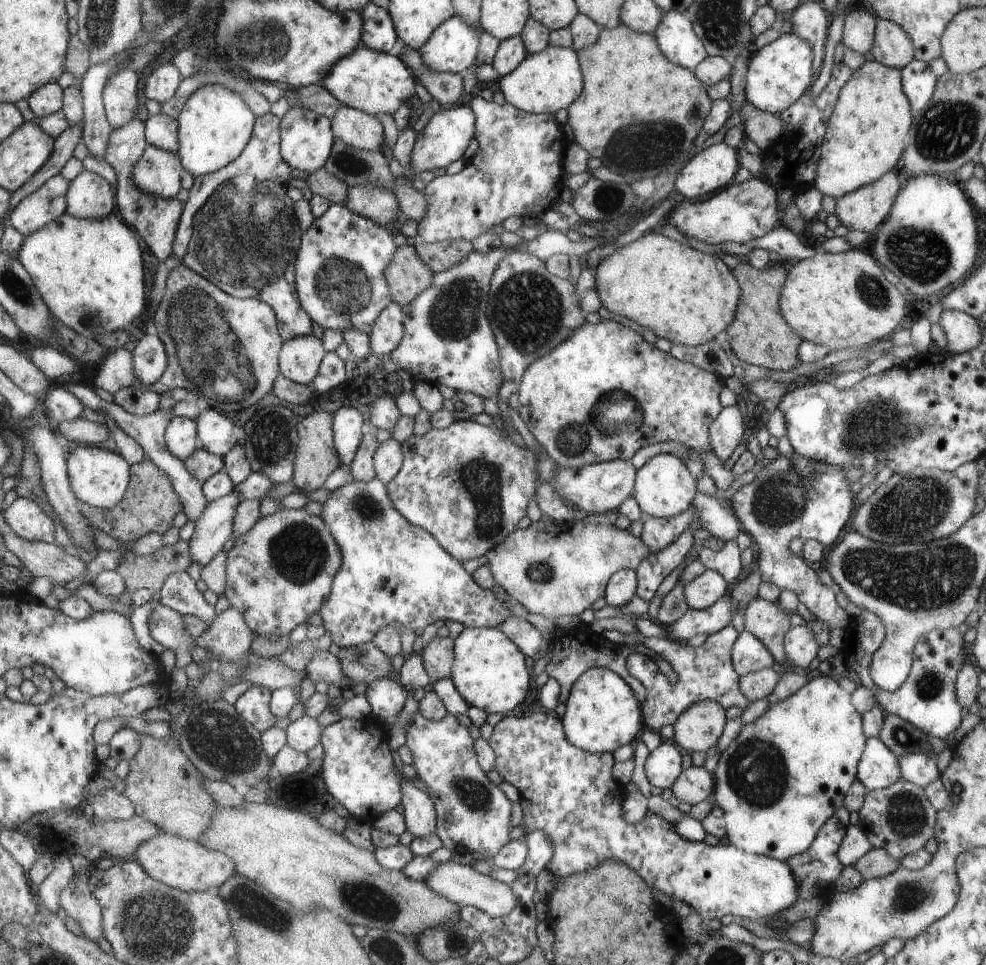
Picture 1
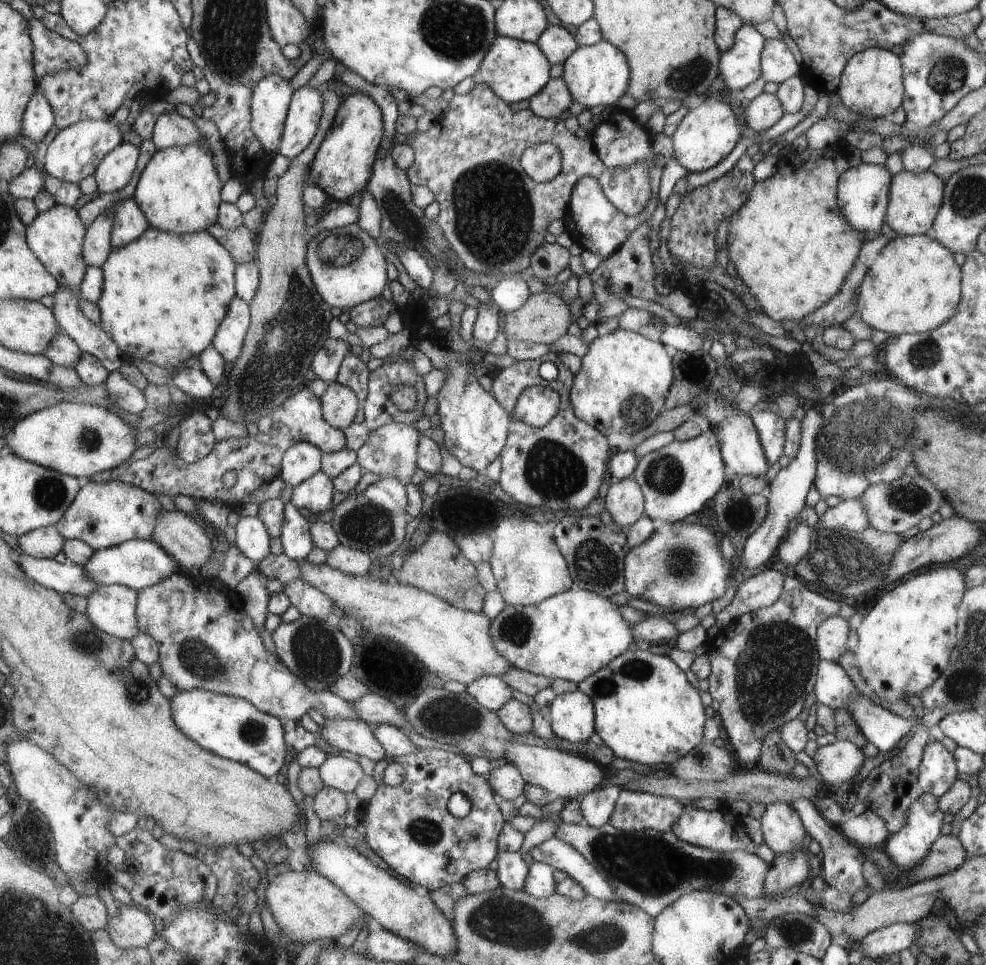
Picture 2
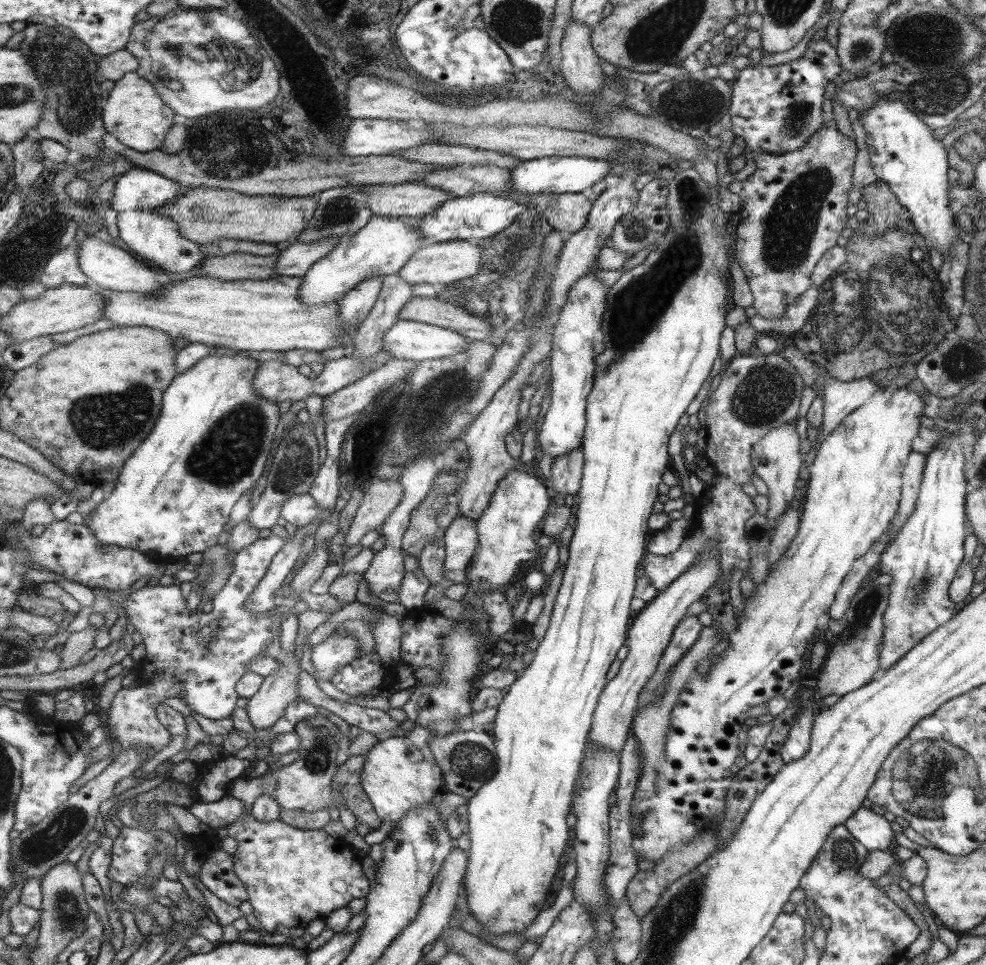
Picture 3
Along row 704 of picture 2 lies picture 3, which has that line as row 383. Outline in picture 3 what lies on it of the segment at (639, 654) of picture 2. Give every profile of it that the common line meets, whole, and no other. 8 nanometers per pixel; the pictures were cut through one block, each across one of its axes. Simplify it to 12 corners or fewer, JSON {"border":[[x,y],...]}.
{"border":[[694,167],[609,291],[550,624],[467,800],[465,908],[524,934],[627,642],[668,440],[720,352]]}

